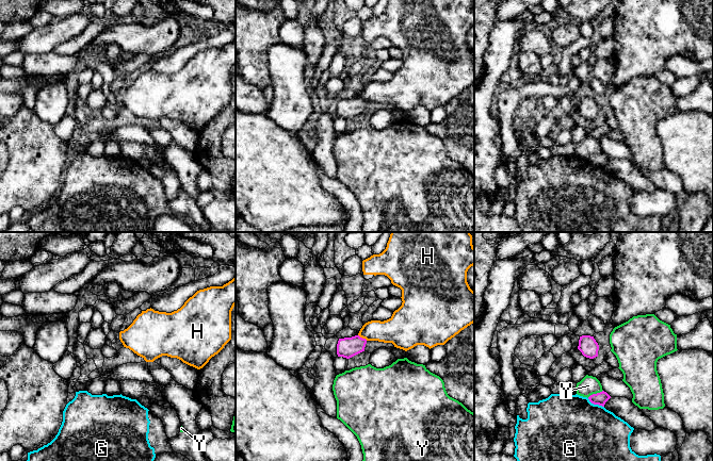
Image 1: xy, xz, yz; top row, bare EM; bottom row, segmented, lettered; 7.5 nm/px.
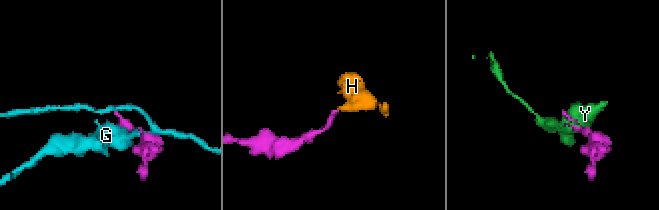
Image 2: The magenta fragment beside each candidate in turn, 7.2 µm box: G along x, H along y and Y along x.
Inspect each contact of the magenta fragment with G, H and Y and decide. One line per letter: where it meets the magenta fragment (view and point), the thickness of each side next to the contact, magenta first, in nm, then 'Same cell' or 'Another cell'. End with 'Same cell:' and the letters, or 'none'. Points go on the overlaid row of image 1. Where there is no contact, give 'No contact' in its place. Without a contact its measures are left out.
G: Touches magenta at yz (596, 404). Thickness 100 nm (magenta) against 480 nm. Another cell
H: Touches magenta at xz (361, 338). Thickness 160 nm (magenta) against 190 nm. Same cell
Y: Touches magenta at yz (595, 394). Thickness 100 nm (magenta) against 140 nm. Another cell
Same cell: H

